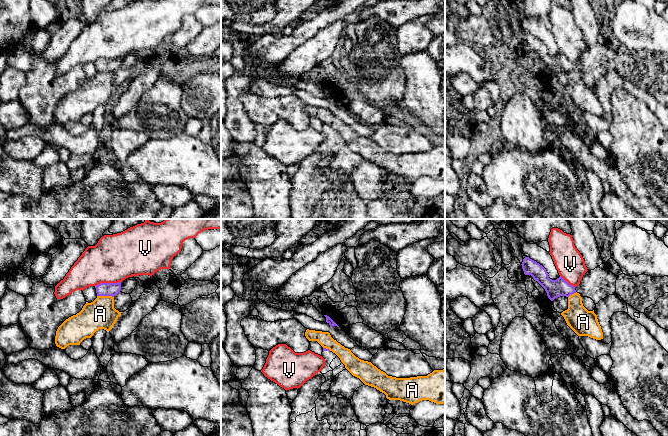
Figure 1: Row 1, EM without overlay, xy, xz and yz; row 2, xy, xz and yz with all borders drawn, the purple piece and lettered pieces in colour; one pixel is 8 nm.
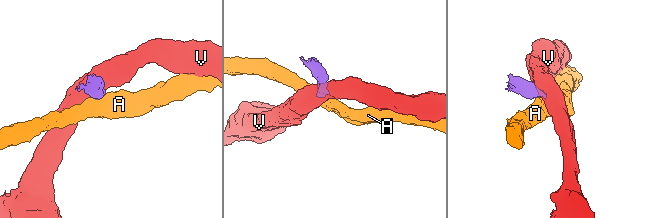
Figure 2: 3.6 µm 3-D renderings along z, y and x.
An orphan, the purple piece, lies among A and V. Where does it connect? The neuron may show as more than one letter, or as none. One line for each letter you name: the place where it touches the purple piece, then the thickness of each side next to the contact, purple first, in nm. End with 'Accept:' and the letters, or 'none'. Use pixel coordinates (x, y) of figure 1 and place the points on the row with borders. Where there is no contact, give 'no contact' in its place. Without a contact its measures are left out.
Accept: none

